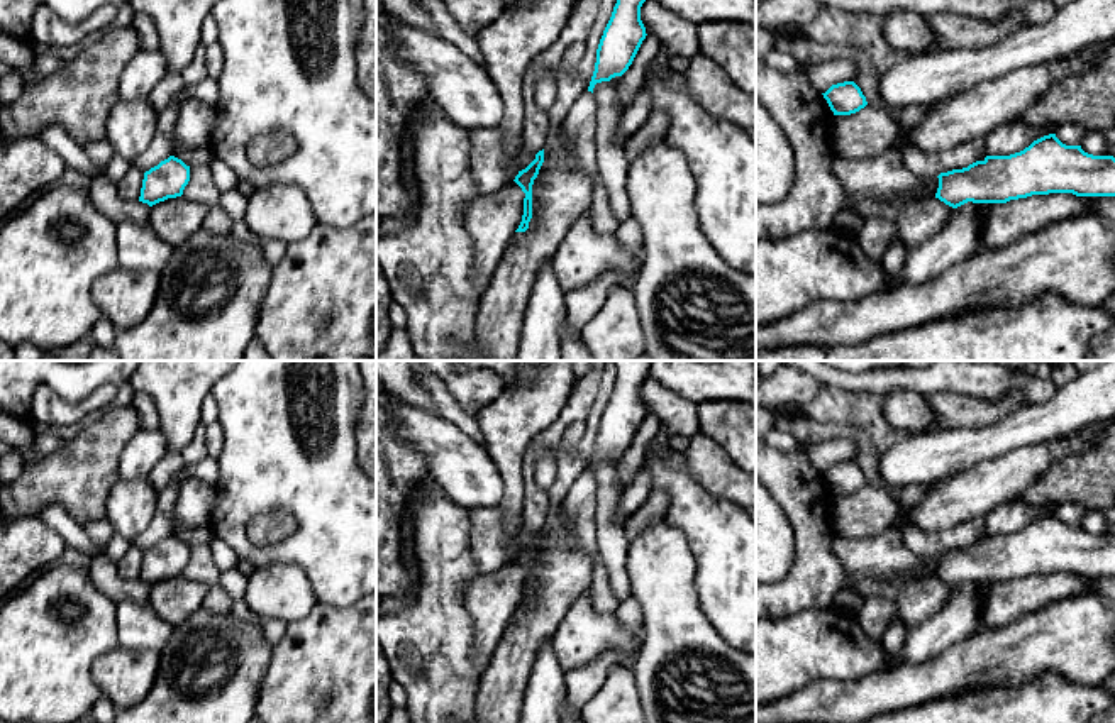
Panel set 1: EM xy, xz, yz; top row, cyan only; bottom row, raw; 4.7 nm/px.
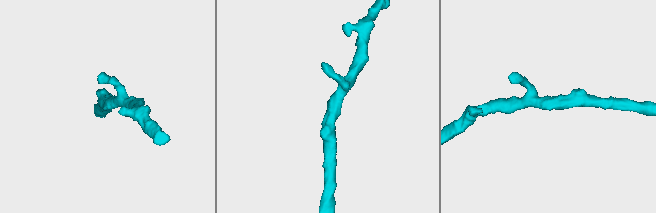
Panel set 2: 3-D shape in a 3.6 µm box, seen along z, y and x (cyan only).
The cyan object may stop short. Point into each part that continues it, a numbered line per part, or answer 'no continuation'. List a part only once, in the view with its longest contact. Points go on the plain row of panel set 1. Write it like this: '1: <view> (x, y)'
no continuation

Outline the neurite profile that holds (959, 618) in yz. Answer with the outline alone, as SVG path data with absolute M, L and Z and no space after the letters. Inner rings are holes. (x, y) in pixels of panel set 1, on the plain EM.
M968 581L954 588L939 613L907 630L900 652L881 654L881 667L922 664L981 632L983 591L988 584Z

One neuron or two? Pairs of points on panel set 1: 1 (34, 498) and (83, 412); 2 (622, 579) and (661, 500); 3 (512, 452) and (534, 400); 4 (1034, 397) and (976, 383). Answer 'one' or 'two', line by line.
1: two
2: two
3: one
4: one

